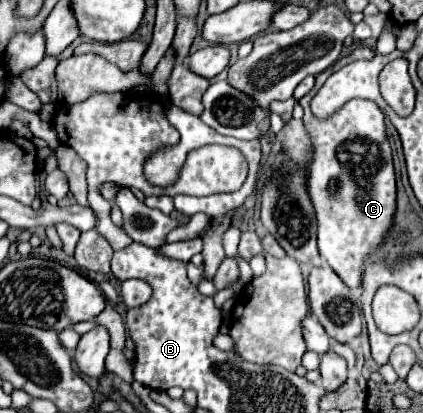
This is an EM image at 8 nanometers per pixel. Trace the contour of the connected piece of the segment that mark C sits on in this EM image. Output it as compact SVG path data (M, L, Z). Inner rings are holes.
M366 46L356 48L350 56L340 58L332 68L318 74L314 88L298 101L304 108L304 126L314 146L308 192L318 218L320 256L350 288L360 288L364 260L384 242L384 236L394 224L396 176L392 166L392 150L386 138L384 114L374 102L346 102L342 110L322 122L310 112L310 100L332 72L358 58L373 57L374 50Z

